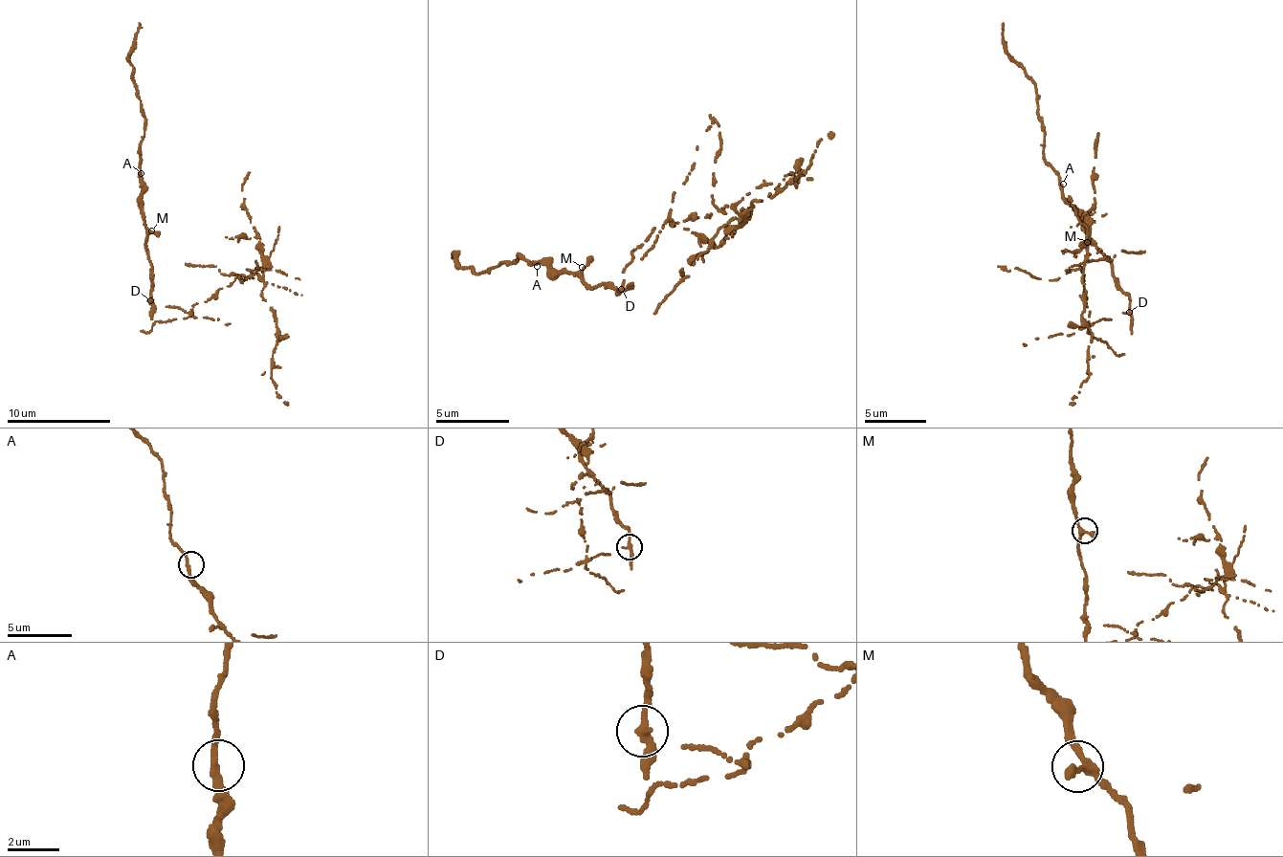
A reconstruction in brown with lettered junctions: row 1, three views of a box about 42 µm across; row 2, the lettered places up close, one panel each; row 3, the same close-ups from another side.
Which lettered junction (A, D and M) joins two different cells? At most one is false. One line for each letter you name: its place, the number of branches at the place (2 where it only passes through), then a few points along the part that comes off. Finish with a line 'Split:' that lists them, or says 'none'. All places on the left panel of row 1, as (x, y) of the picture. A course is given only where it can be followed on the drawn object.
D: Place: (150, 300). Branches: 2. Course of the part to remove: (150, 300), (188, 312), (237, 278), (260, 281), (260, 296), (277, 323), (273, 384), (276, 395), (288, 404)
Split: D

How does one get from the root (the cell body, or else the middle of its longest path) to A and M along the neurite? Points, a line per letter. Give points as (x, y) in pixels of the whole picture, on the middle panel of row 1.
A: (631, 286), (615, 295), (601, 283), (590, 290), (578, 276), (561, 272), (555, 276), (545, 264), (537, 266)
M: (631, 286), (615, 295), (613, 289), (601, 283), (591, 289), (586, 283), (582, 267)

